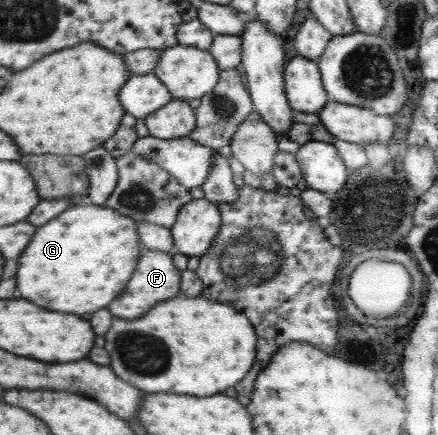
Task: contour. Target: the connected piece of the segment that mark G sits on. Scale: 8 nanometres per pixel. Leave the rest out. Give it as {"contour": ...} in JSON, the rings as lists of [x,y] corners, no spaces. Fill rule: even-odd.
{"contour":[[[73,205],[38,226],[31,243],[18,257],[17,295],[52,311],[94,313],[120,295],[136,271],[141,250],[136,222],[131,217],[105,205]]]}

